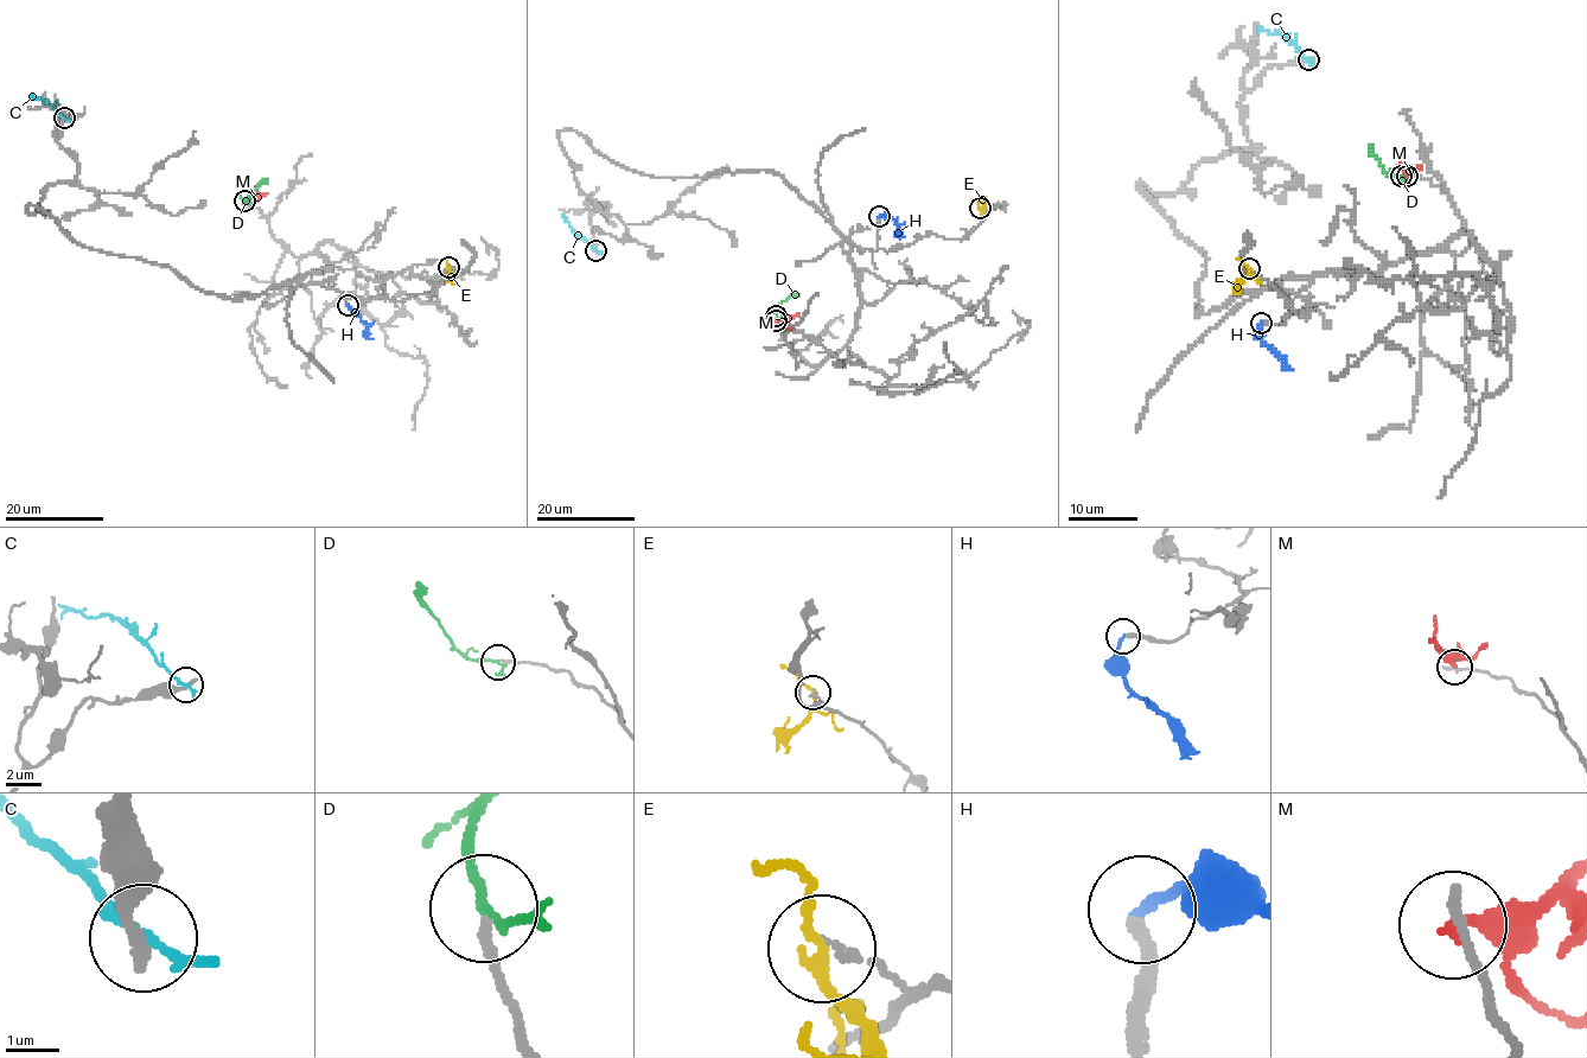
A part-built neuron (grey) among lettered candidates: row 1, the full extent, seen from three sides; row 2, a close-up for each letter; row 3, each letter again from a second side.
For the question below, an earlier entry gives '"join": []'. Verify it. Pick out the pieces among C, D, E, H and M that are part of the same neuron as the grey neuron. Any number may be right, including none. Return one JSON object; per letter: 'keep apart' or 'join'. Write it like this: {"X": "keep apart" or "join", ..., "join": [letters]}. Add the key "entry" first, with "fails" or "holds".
{"entry": "fails", "C": "keep apart", "D": "join", "E": "keep apart", "H": "keep apart", "M": "keep apart", "join": ["D"]}

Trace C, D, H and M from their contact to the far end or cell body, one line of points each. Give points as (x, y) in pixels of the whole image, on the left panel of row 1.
C: (64, 118), (31, 95)
D: (244, 201), (261, 183), (267, 182)
H: (348, 305), (373, 339)
M: (244, 199), (267, 192)

